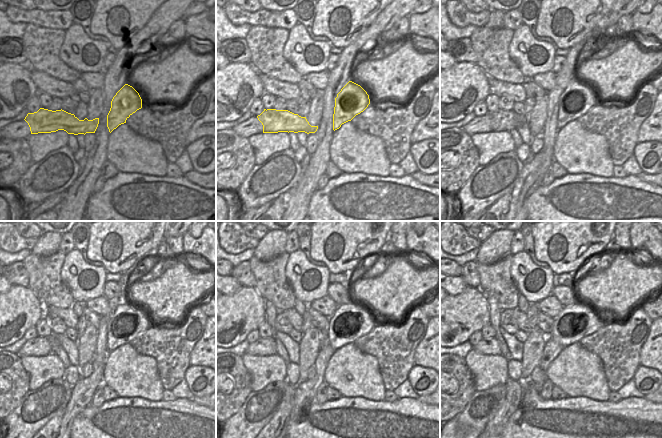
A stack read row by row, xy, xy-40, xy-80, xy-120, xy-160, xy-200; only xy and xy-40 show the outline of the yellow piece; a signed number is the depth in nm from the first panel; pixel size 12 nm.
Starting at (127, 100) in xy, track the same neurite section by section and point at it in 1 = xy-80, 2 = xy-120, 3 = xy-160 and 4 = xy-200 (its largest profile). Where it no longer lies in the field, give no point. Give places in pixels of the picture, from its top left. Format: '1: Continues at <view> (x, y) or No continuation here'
1: Continues at xy-80 (577, 99)
2: Continues at xy-120 (127, 322)
3: Continues at xy-160 (350, 321)
4: Continues at xy-200 (573, 322)

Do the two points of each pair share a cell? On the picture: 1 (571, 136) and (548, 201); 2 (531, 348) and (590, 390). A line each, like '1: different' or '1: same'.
1: same
2: different

